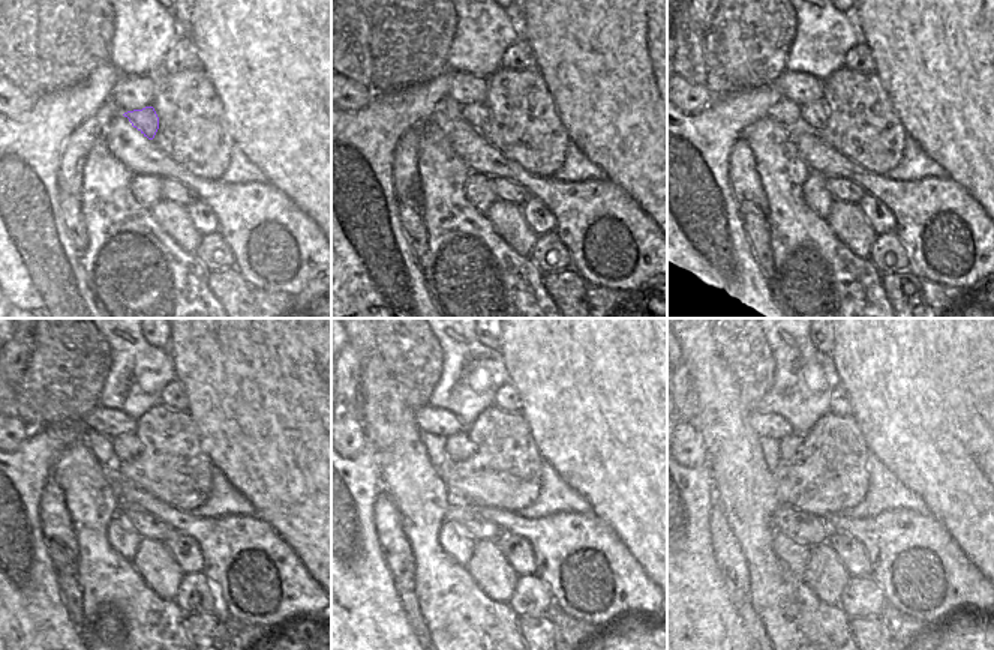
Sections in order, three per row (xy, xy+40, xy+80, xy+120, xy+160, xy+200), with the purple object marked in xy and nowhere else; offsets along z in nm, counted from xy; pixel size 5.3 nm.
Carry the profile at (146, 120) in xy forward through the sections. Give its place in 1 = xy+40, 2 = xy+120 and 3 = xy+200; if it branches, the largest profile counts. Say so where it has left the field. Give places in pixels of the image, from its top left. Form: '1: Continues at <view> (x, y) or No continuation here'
1: Continues at xy+40 (477, 114)
2: Continues at xy+120 (126, 446)
3: Continues at xy+200 (792, 446).

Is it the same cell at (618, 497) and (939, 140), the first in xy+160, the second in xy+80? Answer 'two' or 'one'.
one

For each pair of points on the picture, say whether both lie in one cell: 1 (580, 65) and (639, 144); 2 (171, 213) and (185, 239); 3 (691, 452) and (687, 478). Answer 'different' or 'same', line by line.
1: same
2: same
3: different

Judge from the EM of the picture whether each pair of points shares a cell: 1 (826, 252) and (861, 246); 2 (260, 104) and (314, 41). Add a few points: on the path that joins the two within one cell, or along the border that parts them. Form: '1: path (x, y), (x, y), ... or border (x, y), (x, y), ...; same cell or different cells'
1: border (826, 221), (828, 227), (856, 255), (865, 260); different cells
2: path (275, 89), (308, 56); same cell

